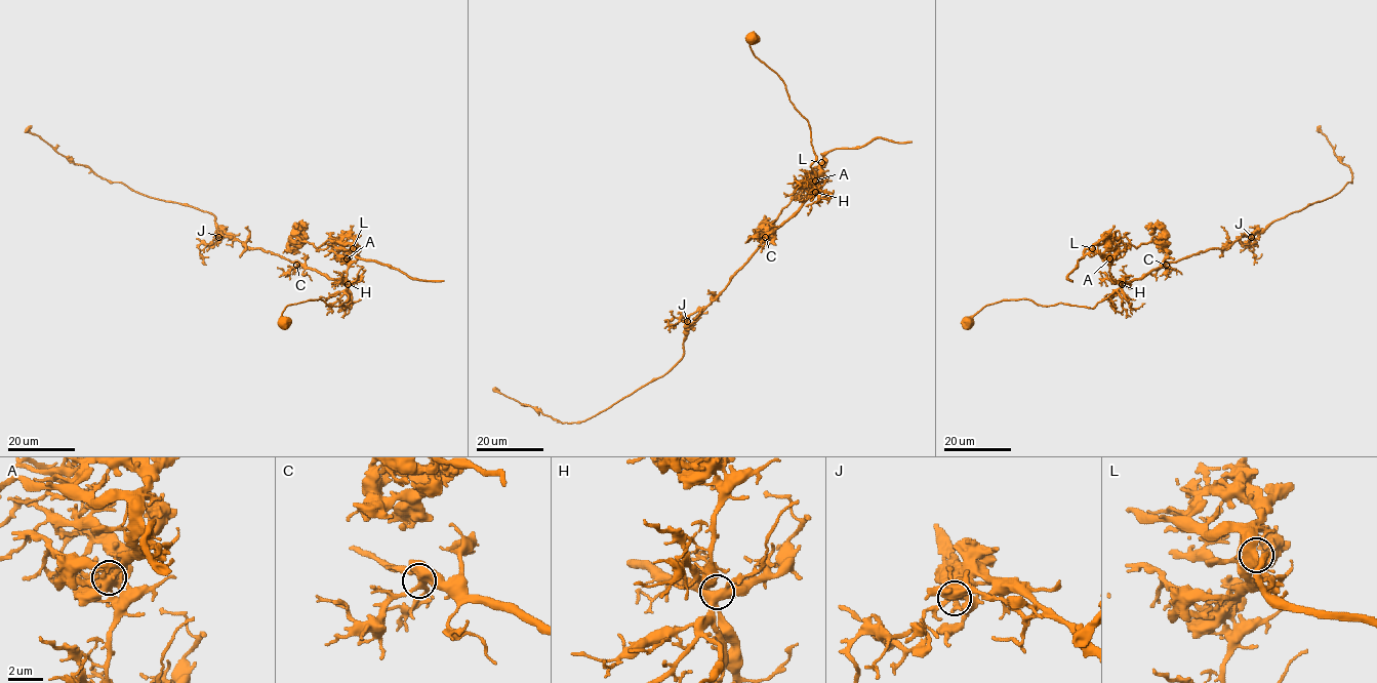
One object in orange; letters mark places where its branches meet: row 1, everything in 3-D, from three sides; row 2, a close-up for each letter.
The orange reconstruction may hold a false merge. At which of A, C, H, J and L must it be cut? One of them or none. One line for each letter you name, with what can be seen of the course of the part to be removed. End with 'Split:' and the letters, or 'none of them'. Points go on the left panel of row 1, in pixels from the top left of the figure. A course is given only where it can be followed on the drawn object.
A: course (347, 259), (352, 253), (350, 244), (329, 240), (318, 247), (299, 240), (289, 243), (283, 252)
Split: A

